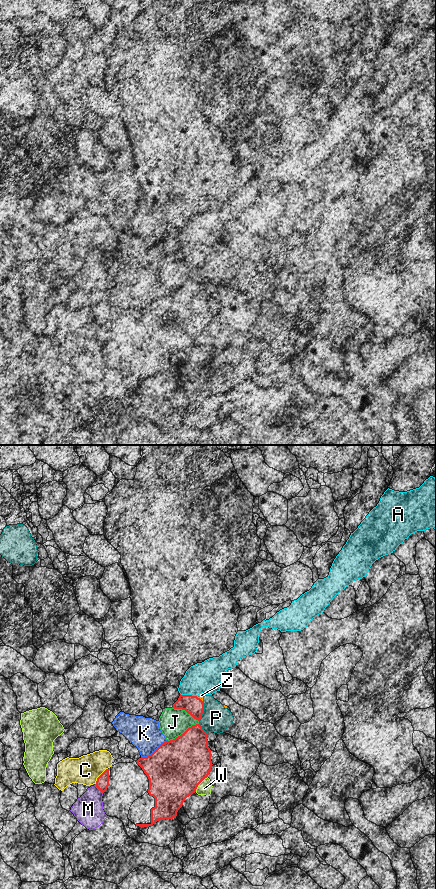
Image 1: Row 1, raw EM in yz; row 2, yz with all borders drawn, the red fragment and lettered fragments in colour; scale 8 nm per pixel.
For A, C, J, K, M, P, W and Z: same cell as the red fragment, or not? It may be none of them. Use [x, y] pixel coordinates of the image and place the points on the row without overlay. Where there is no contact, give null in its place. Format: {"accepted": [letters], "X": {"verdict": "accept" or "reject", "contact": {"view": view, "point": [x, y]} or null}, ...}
{"accepted": ["A"], "A": {"verdict": "accept", "contact": {"view": "yz", "point": [188, 247]}}, "C": {"verdict": "reject", "contact": {"view": "yz", "point": [99, 328]}}, "J": {"verdict": "reject", "contact": {"view": "yz", "point": [183, 285]}}, "K": {"verdict": "reject", "contact": {"view": "yz", "point": [155, 302]}}, "M": {"verdict": "reject", "contact": {"view": "yz", "point": [98, 340]}}, "P": {"verdict": "reject", "contact": {"view": "yz", "point": [203, 262]}}, "W": {"verdict": "reject", "contact": {"view": "yz", "point": [199, 335]}}, "Z": {"verdict": "reject", "contact": {"view": "yz", "point": [199, 250]}}}

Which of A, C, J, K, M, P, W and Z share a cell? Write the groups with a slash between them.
A / C / J / K / M / P Z / W

